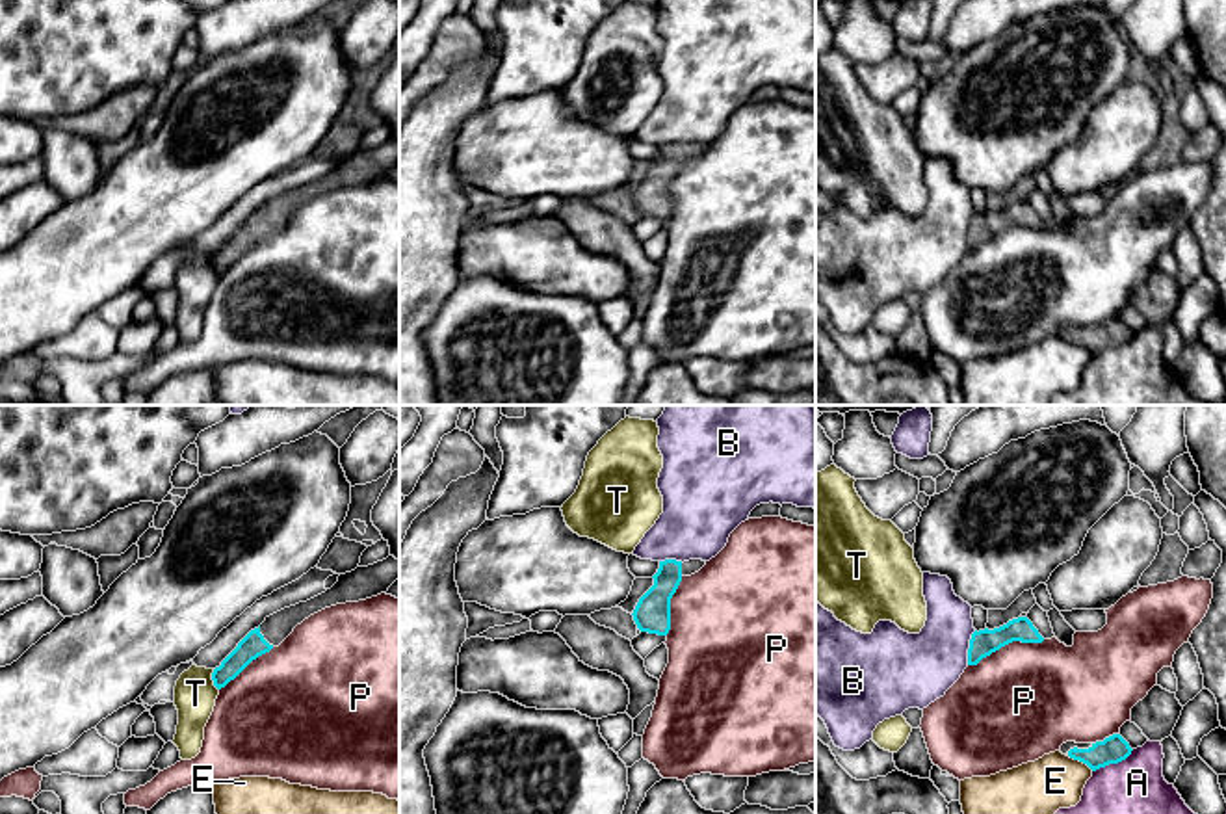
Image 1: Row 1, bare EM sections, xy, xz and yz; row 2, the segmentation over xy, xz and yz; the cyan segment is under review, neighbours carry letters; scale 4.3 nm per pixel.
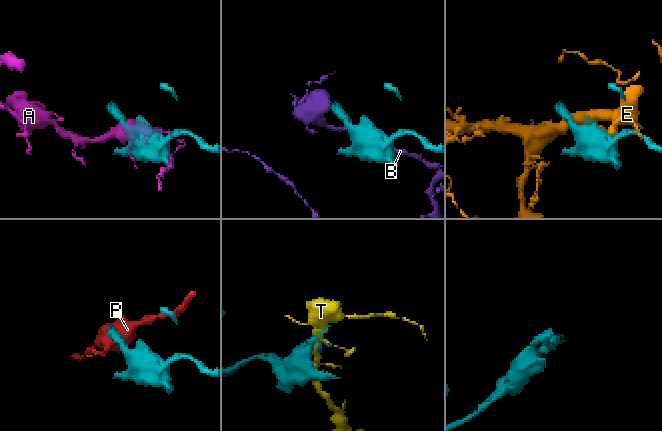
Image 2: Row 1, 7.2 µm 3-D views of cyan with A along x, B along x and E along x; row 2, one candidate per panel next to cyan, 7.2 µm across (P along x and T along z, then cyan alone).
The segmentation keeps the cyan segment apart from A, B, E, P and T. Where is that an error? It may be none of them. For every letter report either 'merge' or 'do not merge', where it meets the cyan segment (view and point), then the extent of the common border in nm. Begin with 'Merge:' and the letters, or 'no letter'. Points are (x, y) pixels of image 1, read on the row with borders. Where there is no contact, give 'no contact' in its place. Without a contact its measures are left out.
Merge: no letter
A: do not merge; contact yz (1113, 762); length 200 nm
B: do not merge; contact yz (970, 647); length 160 nm
E: do not merge; contact yz (1082, 761); length 130 nm
P: do not merge; contact yz (1005, 643); length 360 nm
T: do not merge; contact xy (212, 679); length 100 nm

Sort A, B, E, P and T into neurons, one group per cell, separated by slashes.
A / B / E / P / T

